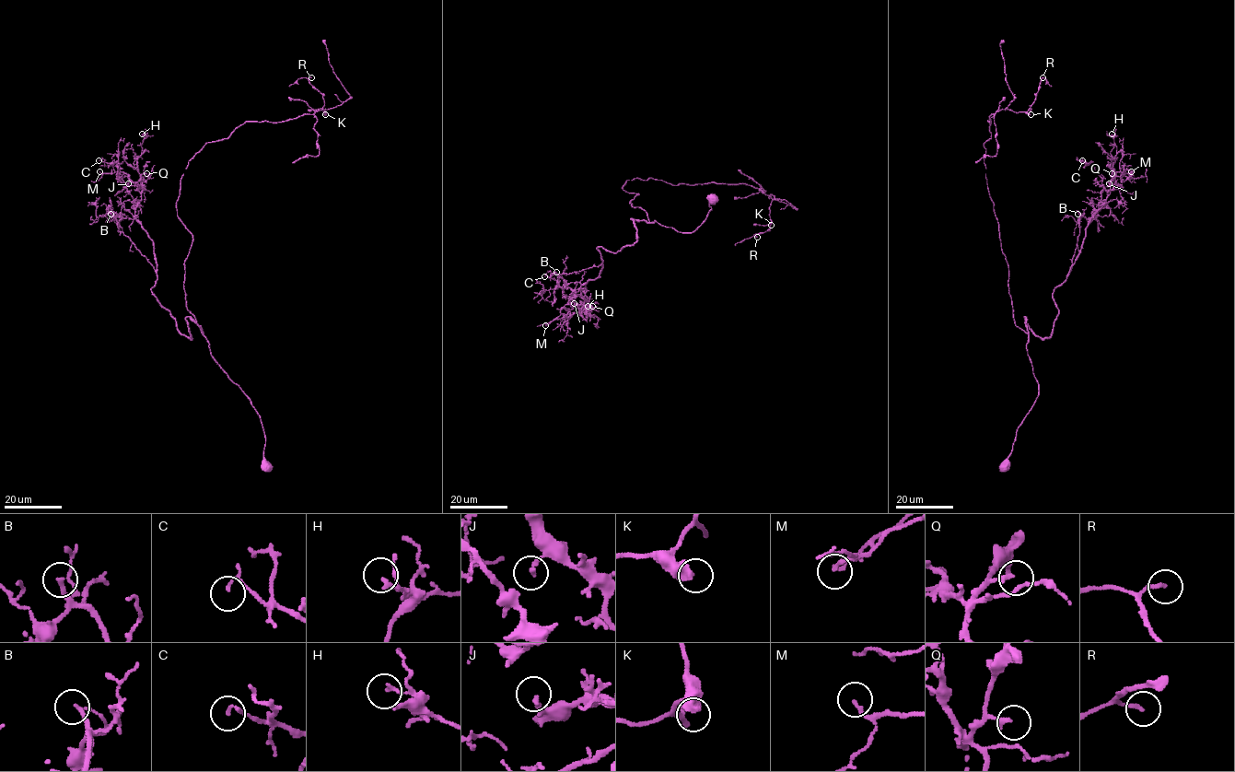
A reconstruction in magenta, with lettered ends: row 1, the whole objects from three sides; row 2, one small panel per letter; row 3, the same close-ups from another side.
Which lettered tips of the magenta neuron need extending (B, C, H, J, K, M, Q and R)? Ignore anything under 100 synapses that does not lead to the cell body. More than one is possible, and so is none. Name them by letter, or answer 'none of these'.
B

